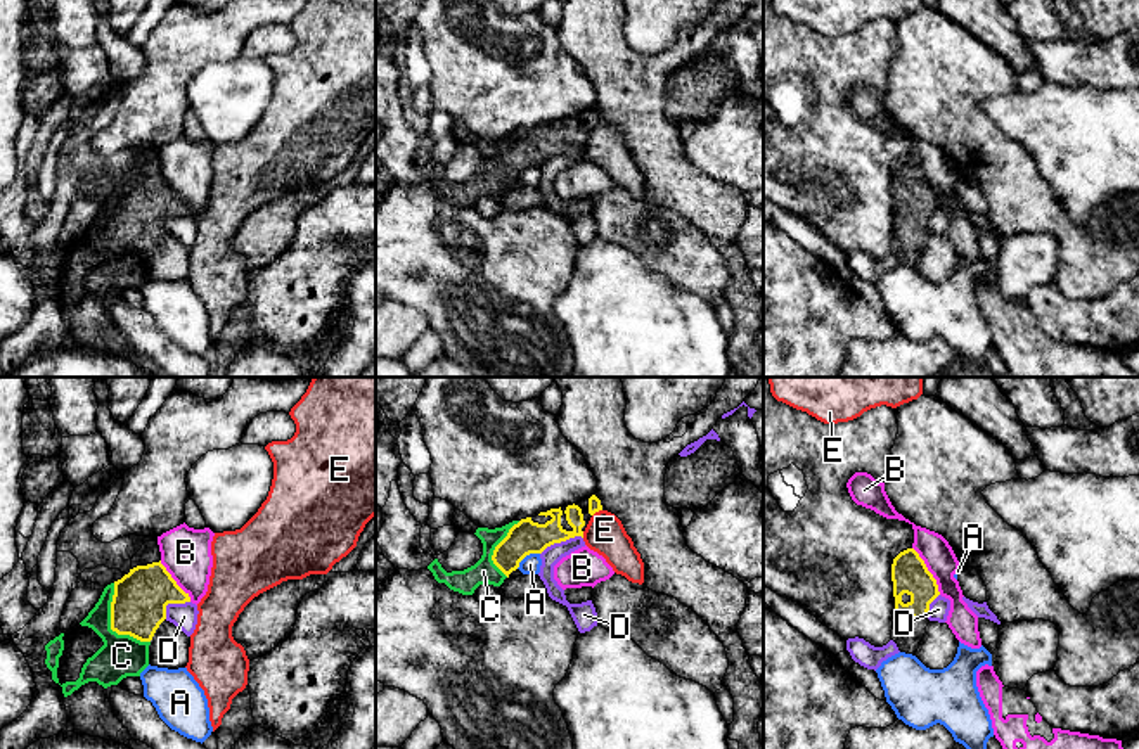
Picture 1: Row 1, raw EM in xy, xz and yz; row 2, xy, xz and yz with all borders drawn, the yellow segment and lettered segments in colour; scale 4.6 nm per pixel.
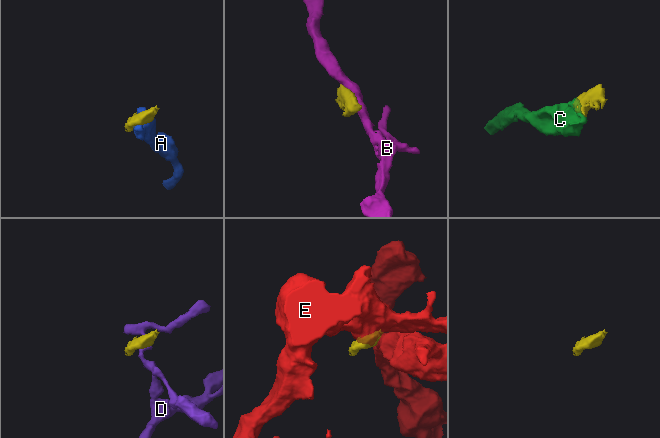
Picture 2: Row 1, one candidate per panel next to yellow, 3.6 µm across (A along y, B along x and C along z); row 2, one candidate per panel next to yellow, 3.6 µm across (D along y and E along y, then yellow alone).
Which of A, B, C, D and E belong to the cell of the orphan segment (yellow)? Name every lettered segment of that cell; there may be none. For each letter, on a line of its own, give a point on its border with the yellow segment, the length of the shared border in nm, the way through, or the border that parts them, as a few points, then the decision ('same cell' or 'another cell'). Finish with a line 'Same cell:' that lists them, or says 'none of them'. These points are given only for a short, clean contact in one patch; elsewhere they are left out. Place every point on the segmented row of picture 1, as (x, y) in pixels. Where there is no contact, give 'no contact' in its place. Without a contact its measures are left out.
A: xz (527, 554) | 130 nm | along xz (539, 552), (530, 552), (516, 568) | another cell
B: yz (928, 571) | 260 nm | along yz (913, 547), (940, 594) | another cell
C: xy (111, 625) | 320 nm | across xy (139, 604), (111, 625), (122, 639), (122, 656) | same cell
D: xz (561, 540) | 220 nm | along xz (582, 537), (554, 542), (540, 554) | another cell
E: xz (596, 511) | 60 nm | along xz (601, 509), (592, 516) | another cell
Same cell: C

